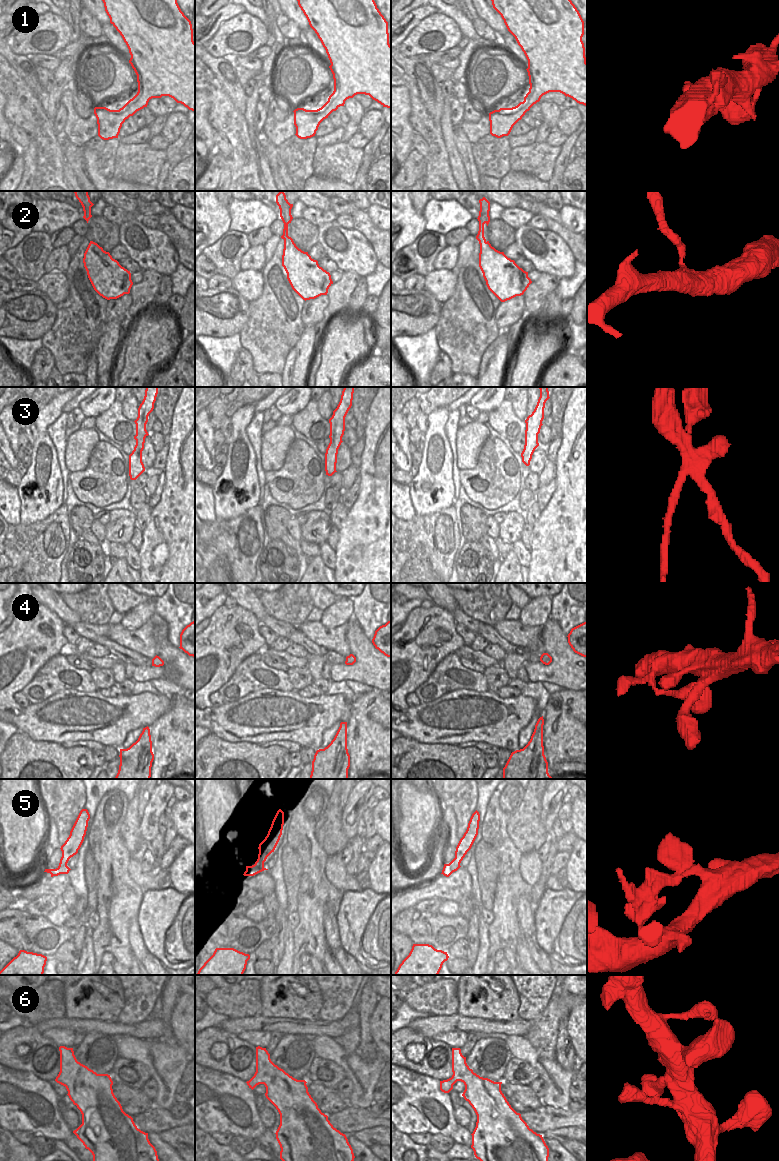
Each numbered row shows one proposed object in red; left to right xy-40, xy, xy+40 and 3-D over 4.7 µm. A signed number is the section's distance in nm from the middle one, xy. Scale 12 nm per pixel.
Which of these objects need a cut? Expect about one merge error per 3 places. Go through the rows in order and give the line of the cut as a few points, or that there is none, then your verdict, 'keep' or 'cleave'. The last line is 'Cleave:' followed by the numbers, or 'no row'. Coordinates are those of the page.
1: cut none; keep
2: cut none; keep
3: cut xy (330, 434), (340, 434), (342, 436); cleave
4: cut none; keep
5: cut xy (263, 867), (261, 869), (246, 868); cleave
6: cut none; keep
Cleave: 3, 5

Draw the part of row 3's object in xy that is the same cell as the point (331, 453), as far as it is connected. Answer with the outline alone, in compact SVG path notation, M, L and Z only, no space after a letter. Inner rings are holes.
M329 435L330 443L325 453L325 471L326 475L332 476L336 471L337 454L341 445L342 435Z

